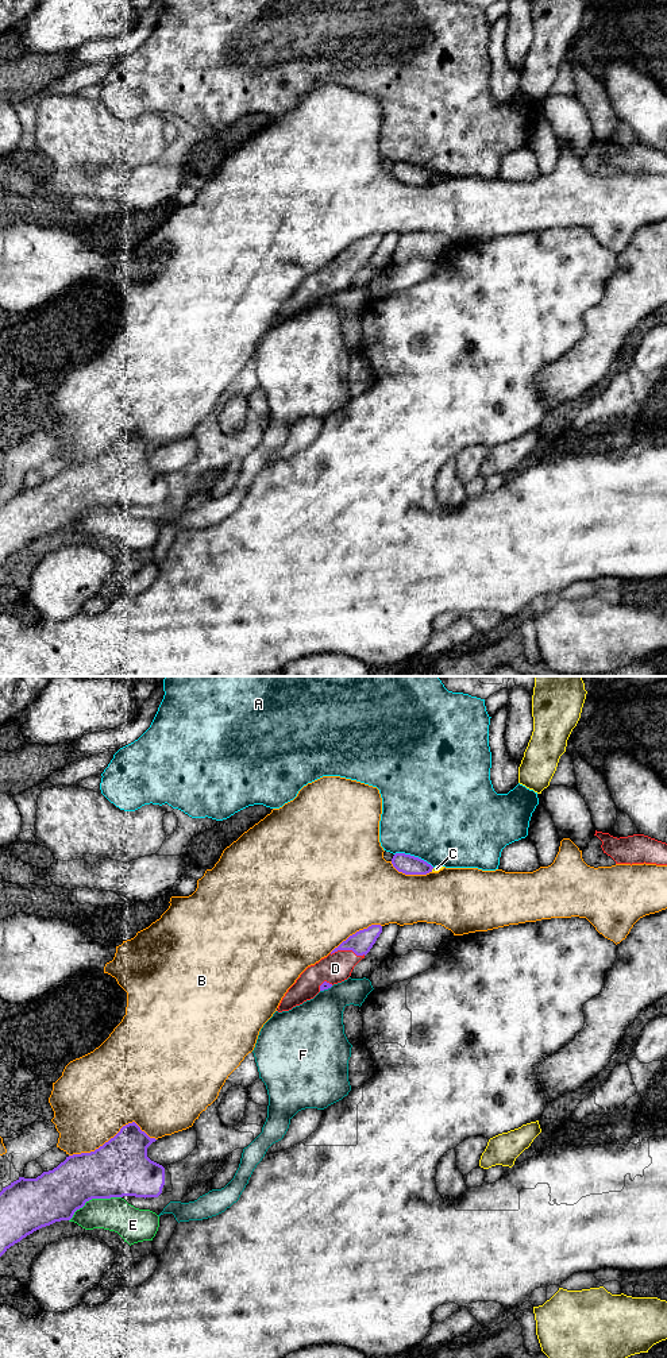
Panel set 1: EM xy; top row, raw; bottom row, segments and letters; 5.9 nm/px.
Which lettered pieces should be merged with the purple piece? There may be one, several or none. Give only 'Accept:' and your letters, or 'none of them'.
Accept: D

